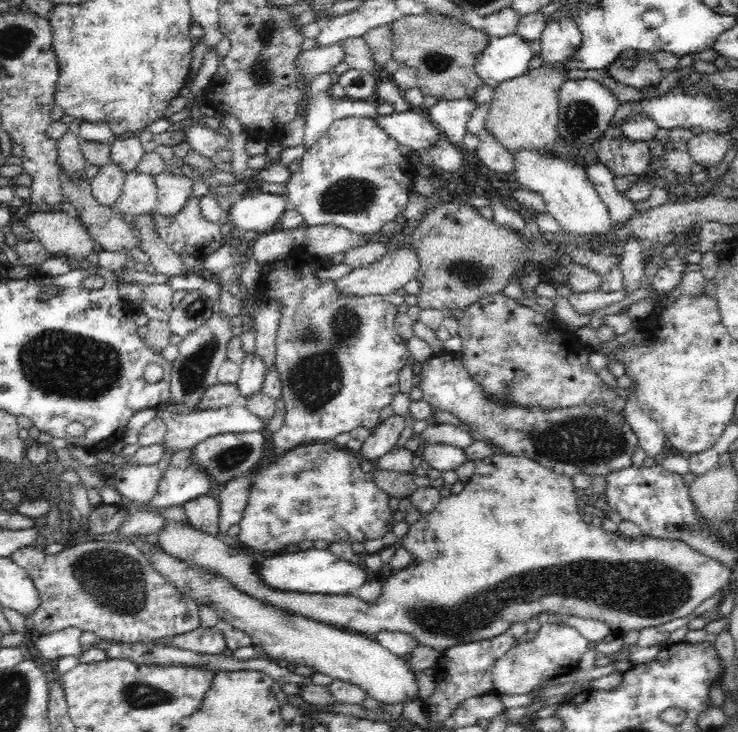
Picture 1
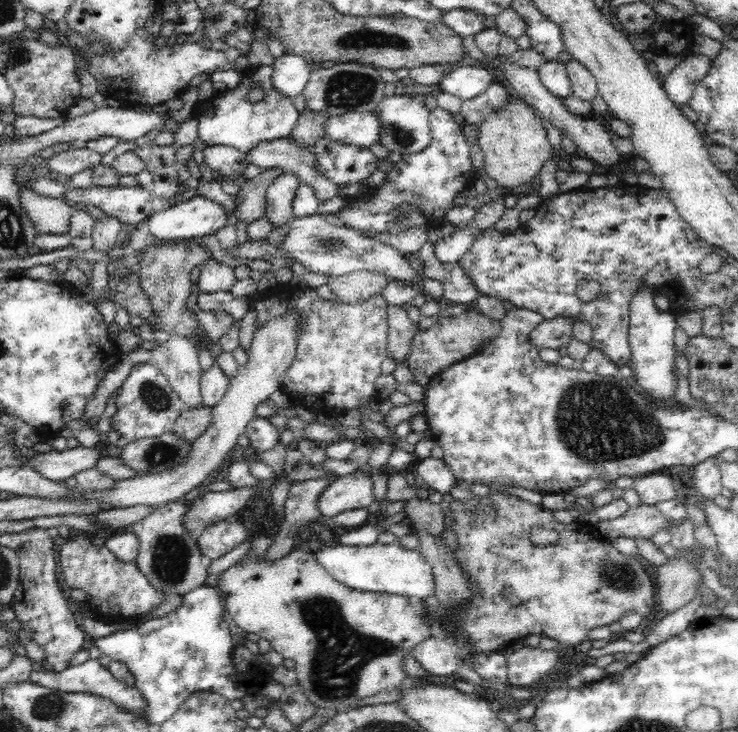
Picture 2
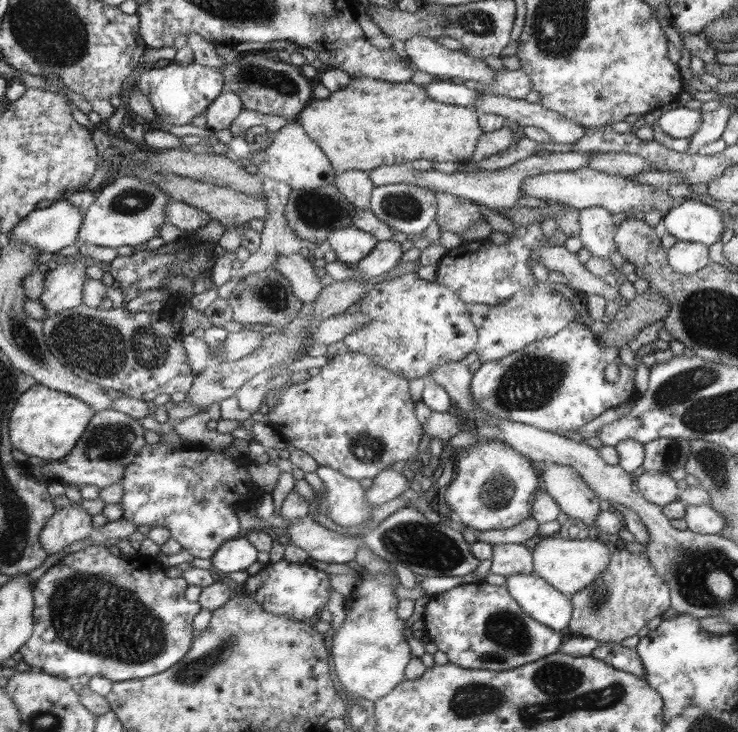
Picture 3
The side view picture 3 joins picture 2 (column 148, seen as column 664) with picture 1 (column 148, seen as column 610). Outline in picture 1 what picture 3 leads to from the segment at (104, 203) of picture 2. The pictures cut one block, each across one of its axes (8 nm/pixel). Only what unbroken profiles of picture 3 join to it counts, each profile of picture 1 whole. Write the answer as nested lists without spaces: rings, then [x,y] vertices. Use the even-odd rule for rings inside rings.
[[[137,170],[130,171],[125,174],[120,198],[114,206],[123,215],[146,214],[154,211],[157,196],[157,184],[153,176]]]

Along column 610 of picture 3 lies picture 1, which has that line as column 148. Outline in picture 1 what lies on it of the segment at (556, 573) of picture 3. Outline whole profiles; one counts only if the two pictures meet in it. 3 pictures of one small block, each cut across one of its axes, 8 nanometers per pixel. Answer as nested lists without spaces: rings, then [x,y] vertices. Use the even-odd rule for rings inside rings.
[[[158,546],[156,552],[146,555],[154,573],[160,574],[177,592],[196,601],[196,604],[208,603],[214,607],[218,616],[226,619],[234,629],[250,635],[253,646],[262,650],[267,657],[309,666],[332,680],[355,684],[363,688],[365,695],[374,698],[380,706],[398,702],[405,705],[416,698],[420,699],[416,678],[405,658],[392,654],[374,638],[317,622],[306,615],[293,614],[262,599],[252,598],[223,576],[192,567],[192,564],[162,549]]]

